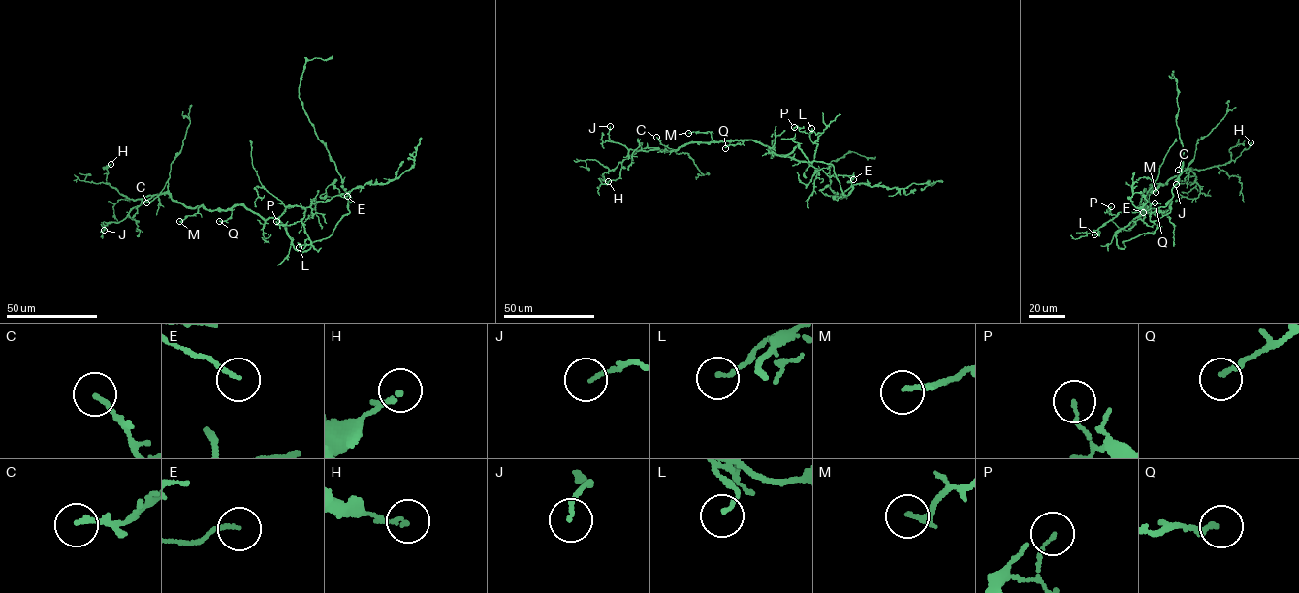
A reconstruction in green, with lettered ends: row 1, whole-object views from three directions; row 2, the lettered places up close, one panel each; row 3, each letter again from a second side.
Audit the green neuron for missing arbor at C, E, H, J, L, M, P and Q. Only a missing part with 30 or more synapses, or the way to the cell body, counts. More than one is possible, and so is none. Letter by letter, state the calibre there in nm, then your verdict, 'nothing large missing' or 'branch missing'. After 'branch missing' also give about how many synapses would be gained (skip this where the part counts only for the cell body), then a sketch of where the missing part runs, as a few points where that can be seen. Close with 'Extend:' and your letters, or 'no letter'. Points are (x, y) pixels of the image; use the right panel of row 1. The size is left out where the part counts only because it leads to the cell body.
C: 160 nm | nothing large missing
E: 110 nm | nothing large missing
H: 150 nm | nothing large missing
J: 100 nm | nothing large missing
L: 120 nm | nothing large missing
M: 190 nm | nothing large missing
P: 90 nm | nothing large missing
Q: 180 nm | nothing large missing
Extend: no letter

